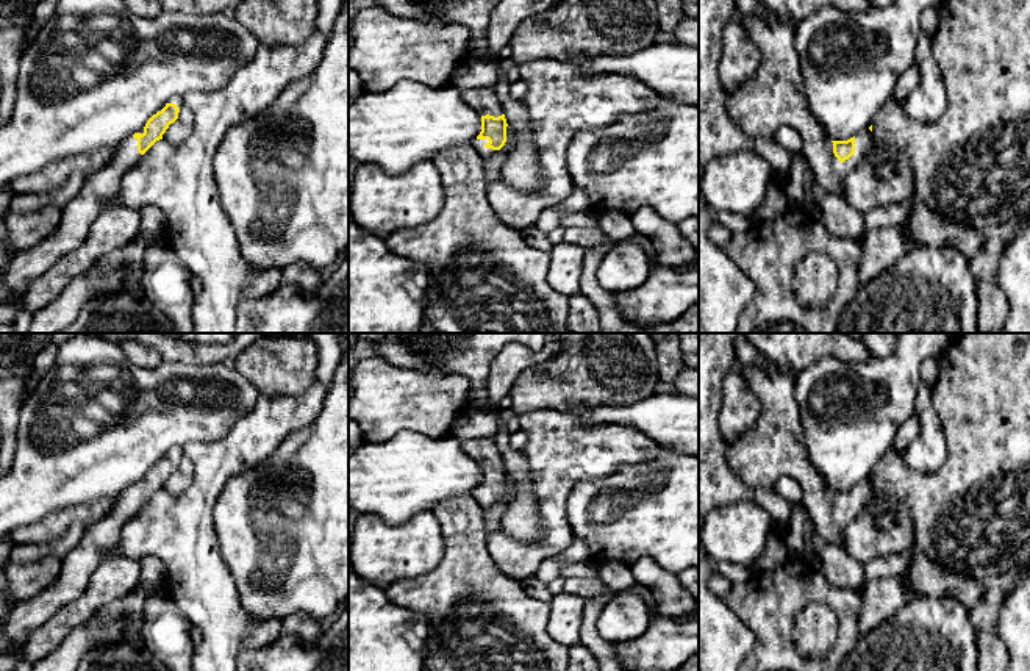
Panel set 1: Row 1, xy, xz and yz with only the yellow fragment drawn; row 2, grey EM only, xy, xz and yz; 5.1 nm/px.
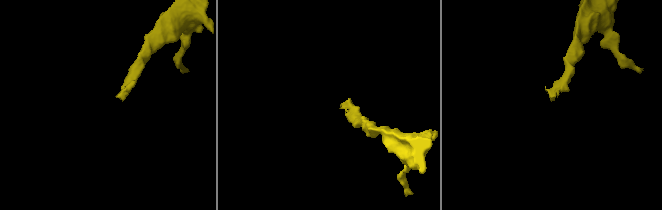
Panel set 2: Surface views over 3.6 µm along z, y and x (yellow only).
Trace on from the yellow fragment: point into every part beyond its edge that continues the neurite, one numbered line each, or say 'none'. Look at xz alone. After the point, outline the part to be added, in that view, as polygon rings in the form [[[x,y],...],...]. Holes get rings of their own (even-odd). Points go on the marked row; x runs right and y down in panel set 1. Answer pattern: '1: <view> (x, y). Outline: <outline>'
1: xz (479, 144). Outline: [[[474,139],[472,145],[475,150],[486,160],[489,158],[495,150],[486,149],[485,144],[489,142],[488,139]]]

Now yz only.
1: yz (774, 97). Outline: [[[746,16],[738,19],[760,52],[760,63],[750,81],[738,88],[728,102],[728,114],[750,139],[769,139],[781,125],[796,128],[803,139],[803,153],[817,181],[827,192],[842,197],[842,183],[850,170],[871,150],[872,131],[855,136],[855,153],[841,163],[833,153],[833,142],[810,113],[802,91],[800,55],[796,50],[796,22],[780,16],[777,22]]]

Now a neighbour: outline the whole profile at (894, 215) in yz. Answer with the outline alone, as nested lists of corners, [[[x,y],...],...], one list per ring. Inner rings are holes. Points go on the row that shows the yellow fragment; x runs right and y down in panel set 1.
[[[916,199],[903,203],[885,205],[877,208],[871,214],[864,214],[866,230],[900,227],[908,219],[914,200]]]

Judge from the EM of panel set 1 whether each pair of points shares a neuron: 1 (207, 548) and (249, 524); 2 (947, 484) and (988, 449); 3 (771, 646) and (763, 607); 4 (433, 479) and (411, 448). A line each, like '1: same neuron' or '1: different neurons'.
1: different neurons
2: same neuron
3: same neuron
4: same neuron

